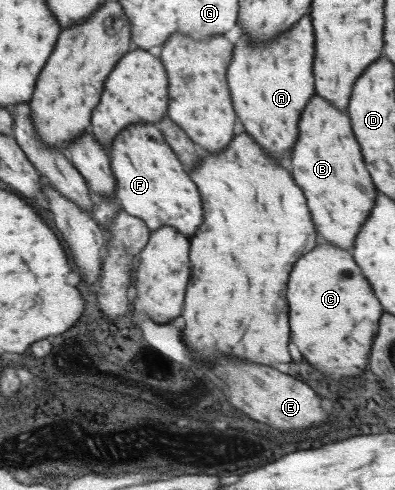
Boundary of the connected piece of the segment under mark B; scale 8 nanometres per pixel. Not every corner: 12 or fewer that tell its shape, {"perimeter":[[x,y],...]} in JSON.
{"perimeter":[[310,97],[290,153],[318,241],[352,250],[375,189],[347,112]]}

